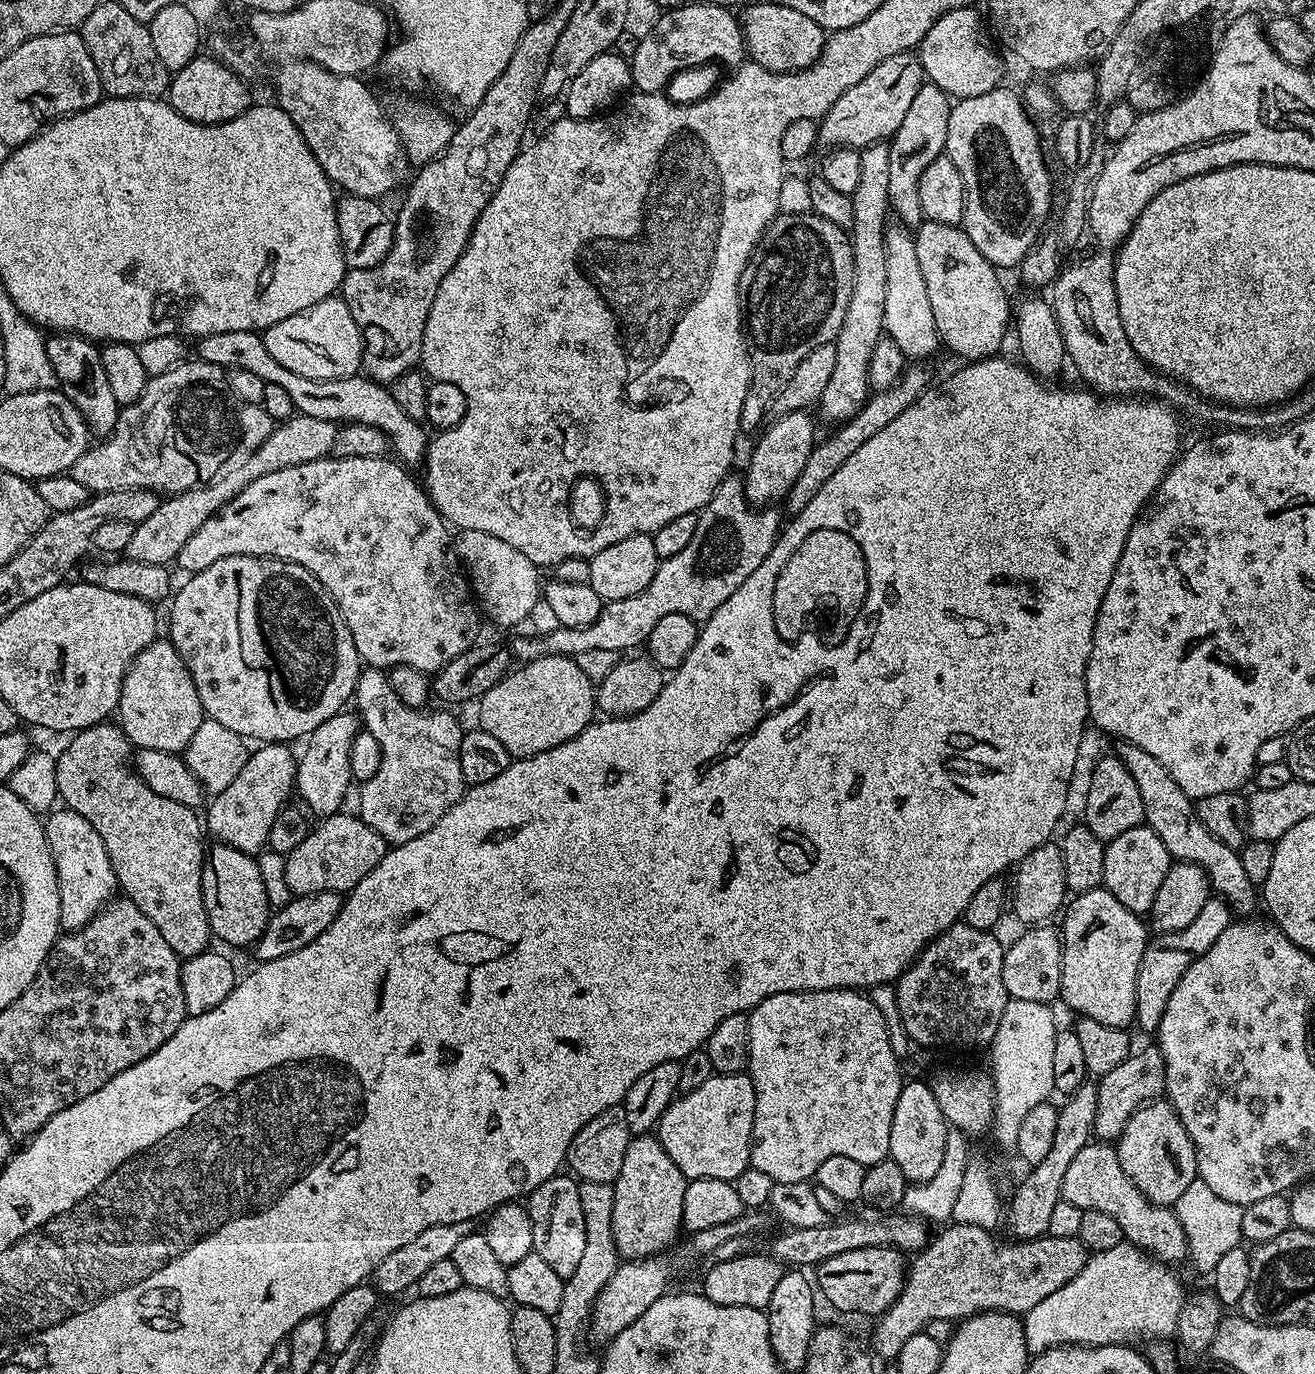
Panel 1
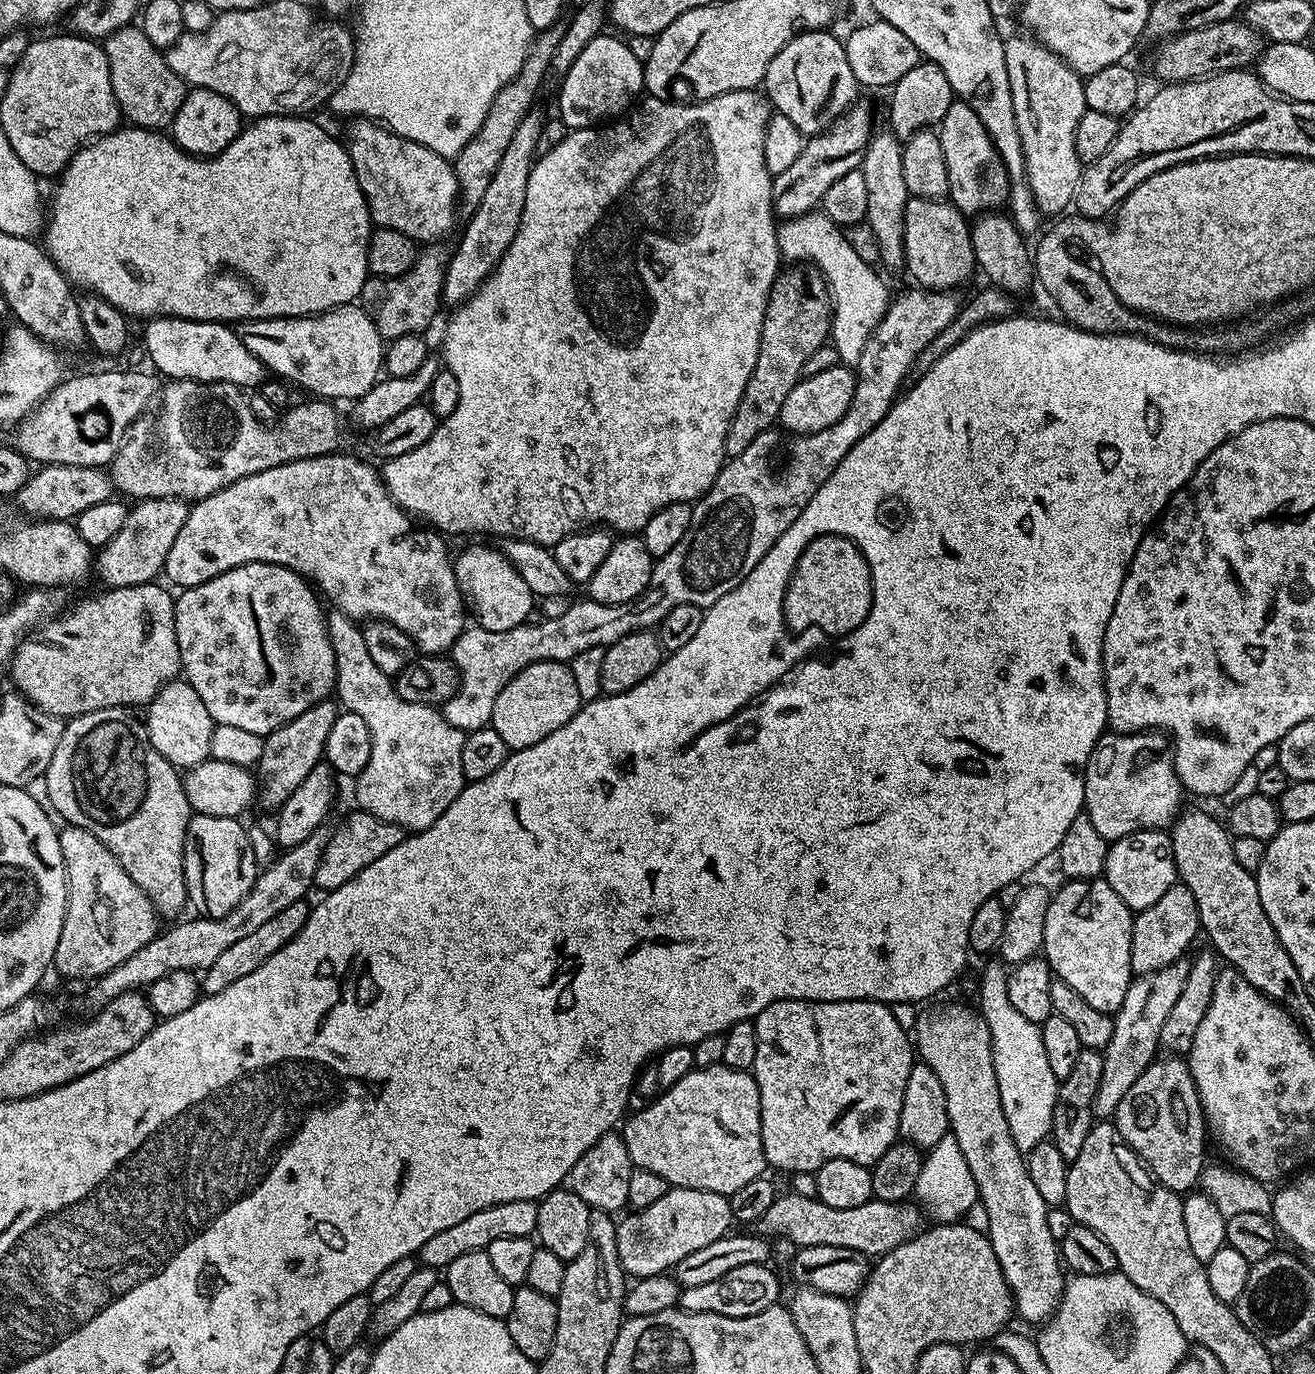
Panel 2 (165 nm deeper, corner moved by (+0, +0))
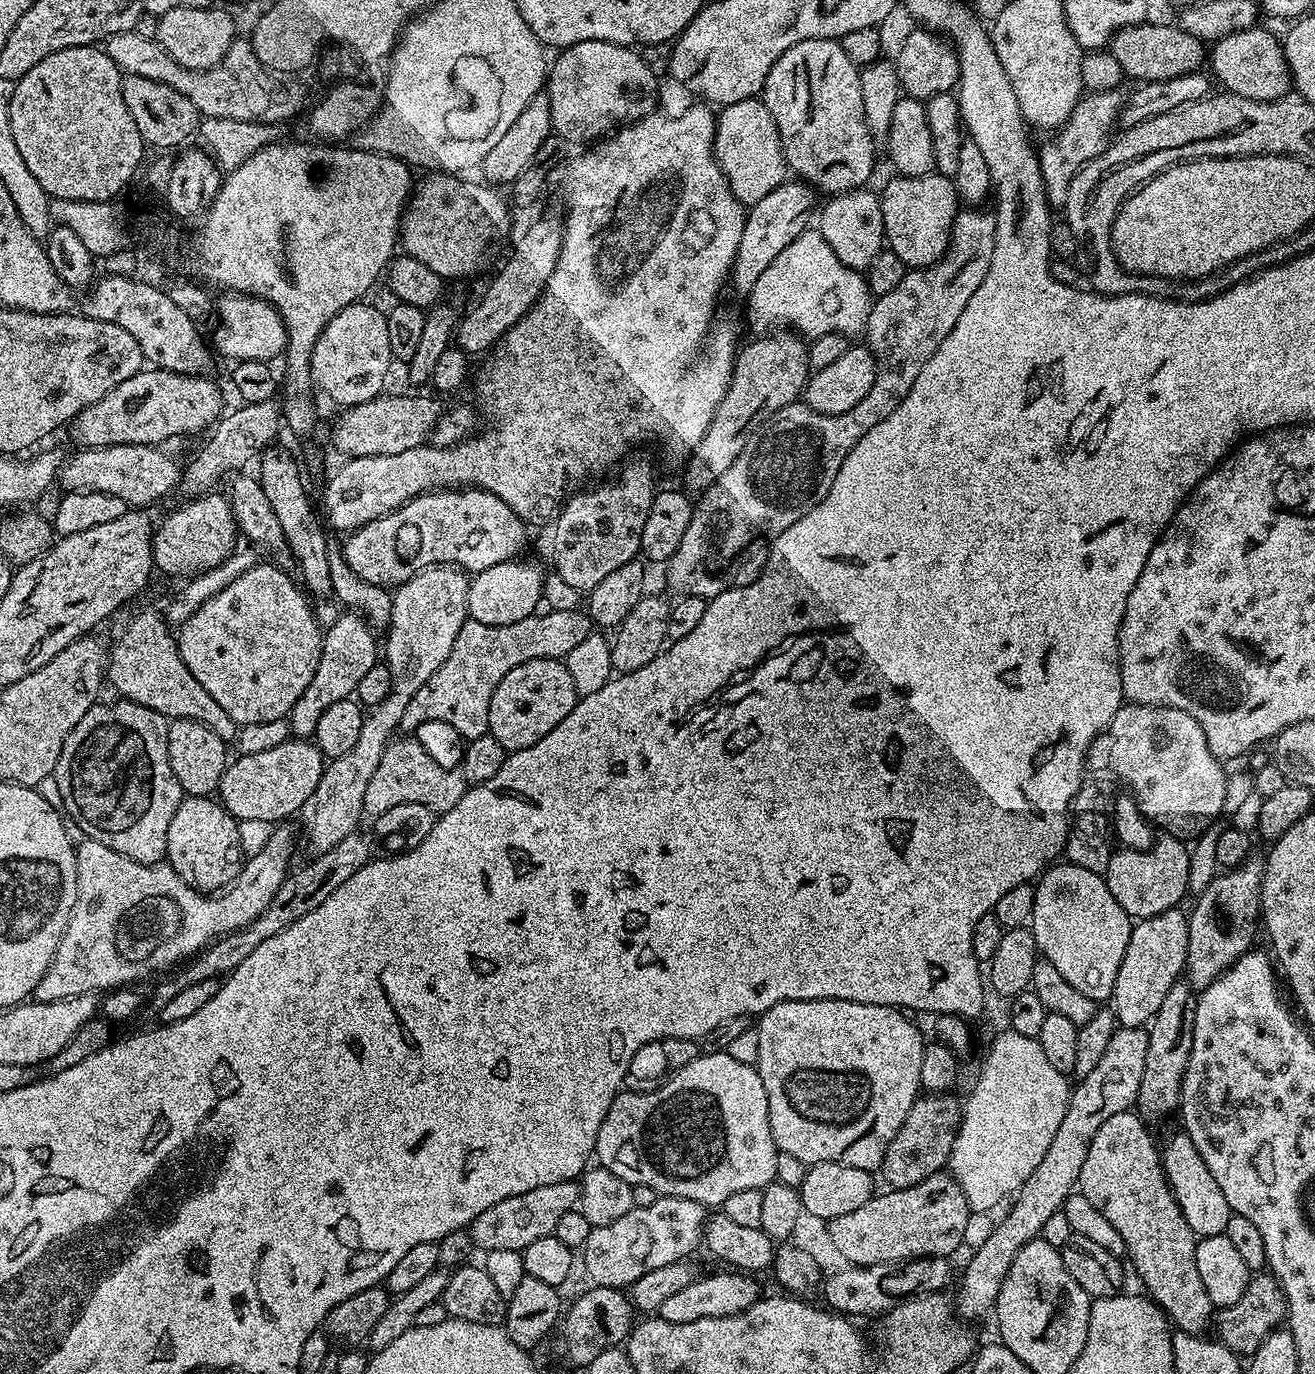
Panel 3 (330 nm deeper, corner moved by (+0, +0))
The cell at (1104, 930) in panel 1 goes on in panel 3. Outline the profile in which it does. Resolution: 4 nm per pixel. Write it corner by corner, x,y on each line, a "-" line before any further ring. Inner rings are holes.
1056,862
1051,865
1035,881
1034,910
1030,921
1030,931
1036,940
1037,953
1049,960
1058,969
1058,974
1076,987
1086,998
1097,1002
1108,1002
1112,999
1114,982
1118,978
1118,966
1122,966
1122,958
1126,954
1126,946
1130,946
1133,917
1118,906
1118,898
1110,894
1108,884
1101,873
1094,870
1082,870
1082,866
1074,866
1067,862

